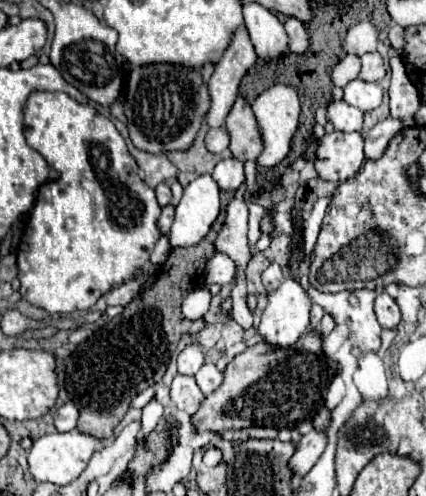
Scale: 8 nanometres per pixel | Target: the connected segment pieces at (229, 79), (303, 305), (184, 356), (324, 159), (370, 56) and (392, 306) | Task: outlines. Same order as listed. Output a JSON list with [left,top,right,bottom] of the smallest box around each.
[[206,27,258,129],[258,277,310,347],[178,339,204,375],[316,133,364,181],[360,51,386,81],[374,293,402,329]]

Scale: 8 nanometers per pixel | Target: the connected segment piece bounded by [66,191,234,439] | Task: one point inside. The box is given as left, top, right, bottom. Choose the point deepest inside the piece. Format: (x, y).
(101, 377)

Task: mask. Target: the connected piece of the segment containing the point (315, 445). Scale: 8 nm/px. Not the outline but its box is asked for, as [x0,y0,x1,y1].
[290,429,326,475]

